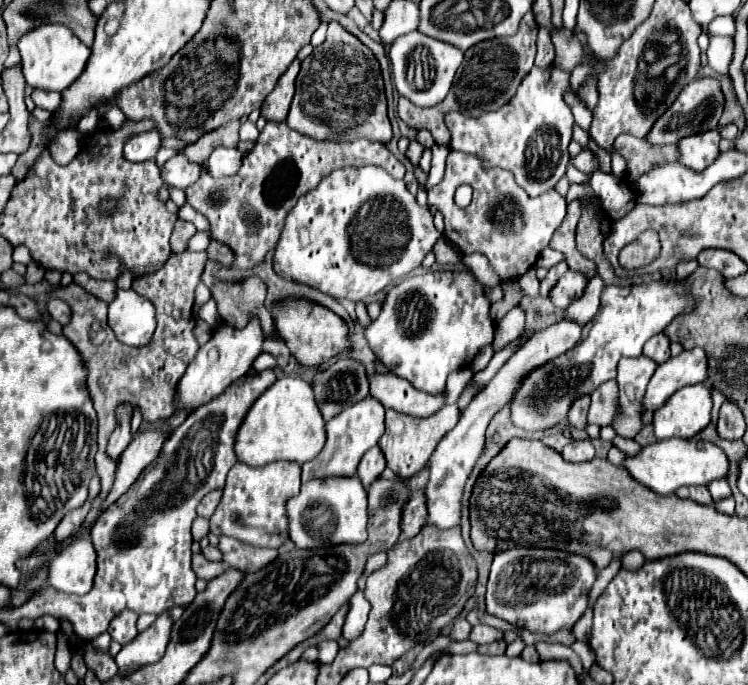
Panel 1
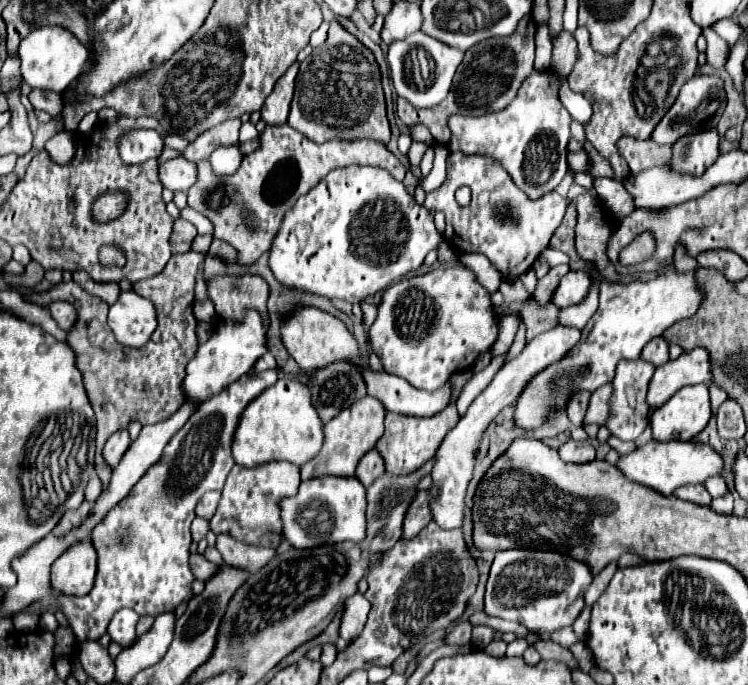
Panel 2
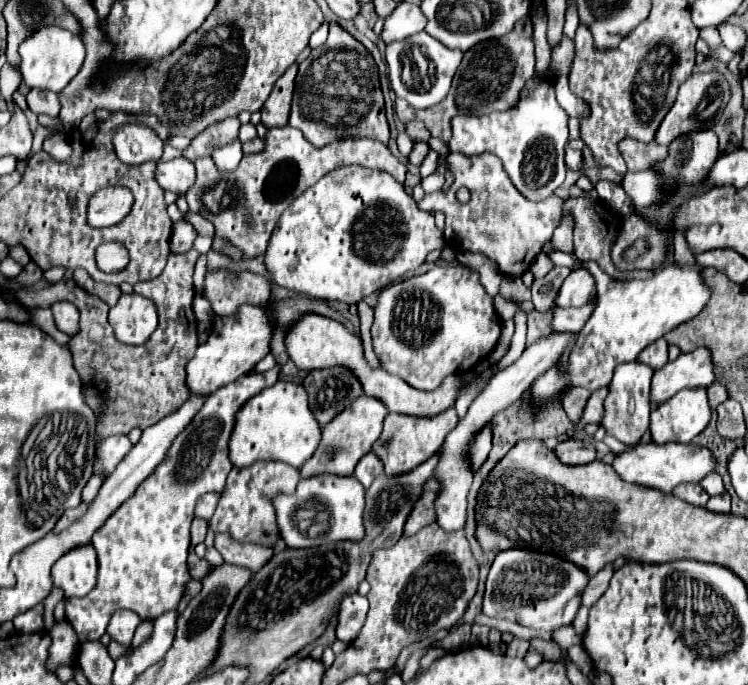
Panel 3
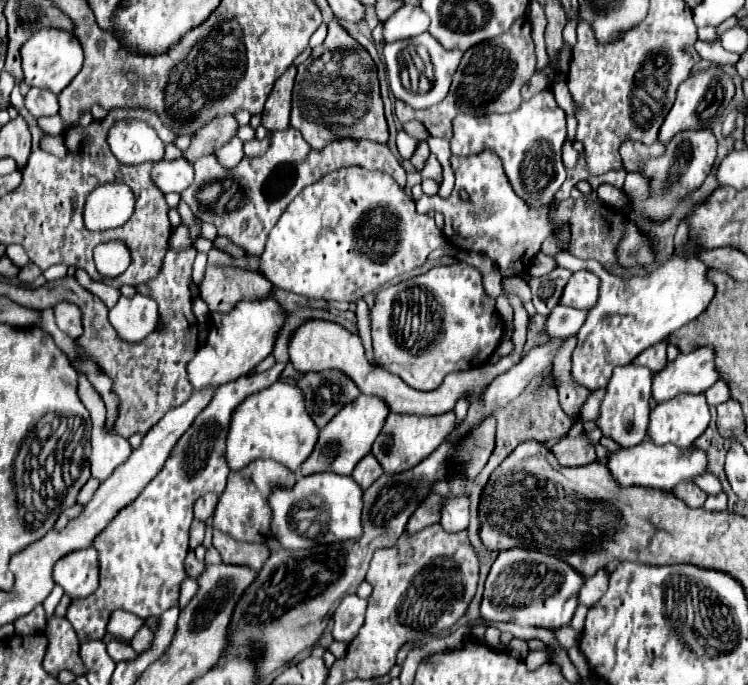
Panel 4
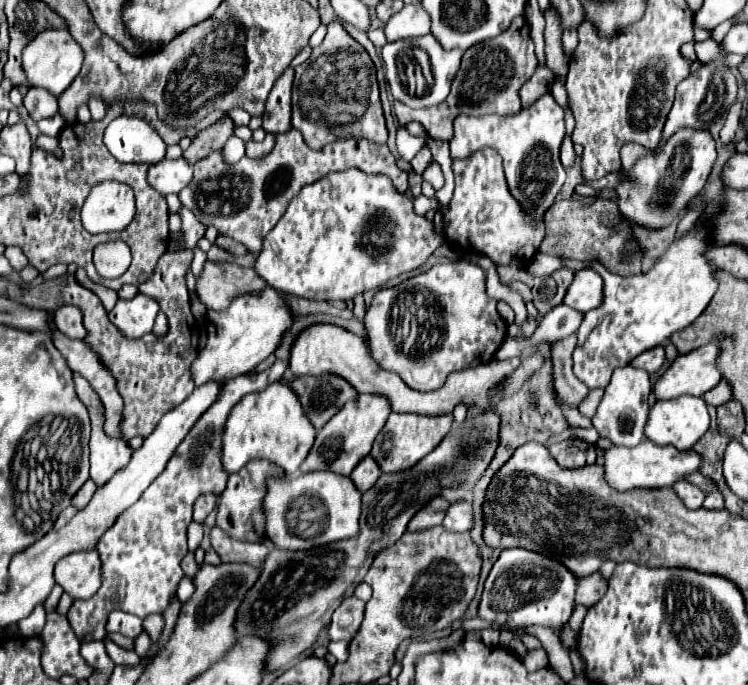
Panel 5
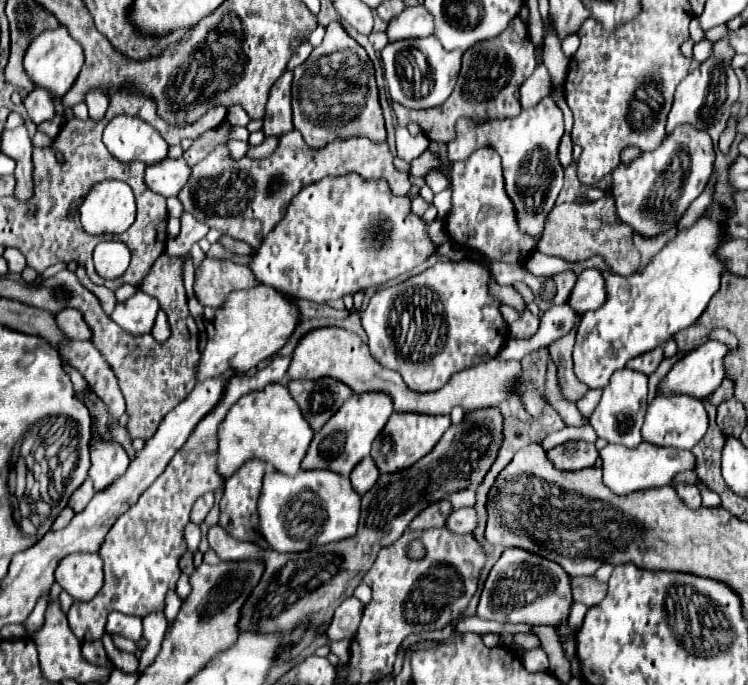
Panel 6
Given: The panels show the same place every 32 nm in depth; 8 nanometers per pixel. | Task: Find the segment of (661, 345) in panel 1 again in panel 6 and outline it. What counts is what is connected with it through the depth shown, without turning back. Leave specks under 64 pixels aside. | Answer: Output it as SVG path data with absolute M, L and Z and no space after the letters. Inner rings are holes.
M654 348L650 352L644 352L644 354L636 356L636 358L632 358L632 362L628 362L626 366L632 368L632 370L640 370L640 372L644 372L644 374L650 376L660 366L662 358L664 358L662 348Z

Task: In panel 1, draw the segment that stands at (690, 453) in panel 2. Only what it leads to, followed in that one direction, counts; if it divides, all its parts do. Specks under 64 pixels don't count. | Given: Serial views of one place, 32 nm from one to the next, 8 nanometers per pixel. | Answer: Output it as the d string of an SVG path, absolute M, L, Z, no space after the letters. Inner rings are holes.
M672 438L672 440L658 440L654 444L648 444L648 446L644 446L644 450L640 454L628 456L628 460L624 462L624 468L628 468L628 472L634 480L644 484L652 492L656 492L660 496L668 496L668 494L674 494L680 486L688 486L688 484L706 486L714 480L726 478L728 470L730 470L730 460L720 446L716 446L708 440Z

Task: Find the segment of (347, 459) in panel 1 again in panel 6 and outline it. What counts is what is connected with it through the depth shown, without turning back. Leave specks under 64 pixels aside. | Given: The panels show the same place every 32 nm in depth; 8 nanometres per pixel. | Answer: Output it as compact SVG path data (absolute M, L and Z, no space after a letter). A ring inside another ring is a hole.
M382 392L354 394L352 400L346 400L342 408L314 434L314 440L308 448L308 456L302 460L302 470L332 470L342 476L350 476L352 468L370 454L374 438L386 426L388 416L394 412L392 400Z

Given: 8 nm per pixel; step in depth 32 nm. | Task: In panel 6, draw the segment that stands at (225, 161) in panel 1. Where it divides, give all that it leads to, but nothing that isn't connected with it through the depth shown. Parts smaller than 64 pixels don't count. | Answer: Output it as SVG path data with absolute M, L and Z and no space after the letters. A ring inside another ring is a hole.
M228 140L226 146L228 146L228 152L230 152L232 160L240 160L248 150L248 142L242 142L242 140Z

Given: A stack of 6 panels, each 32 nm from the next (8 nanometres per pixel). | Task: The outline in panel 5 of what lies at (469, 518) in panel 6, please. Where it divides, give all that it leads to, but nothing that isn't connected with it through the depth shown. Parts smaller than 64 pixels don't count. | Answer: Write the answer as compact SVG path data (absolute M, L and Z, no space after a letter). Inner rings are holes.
M454 502L448 506L442 526L450 532L468 532L472 526L470 502Z

